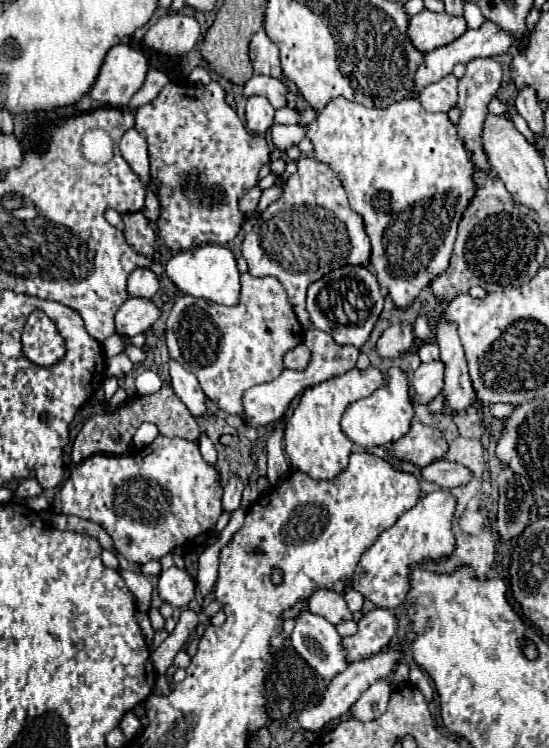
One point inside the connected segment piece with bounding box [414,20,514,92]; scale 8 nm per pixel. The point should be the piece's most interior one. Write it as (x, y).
(488, 40)

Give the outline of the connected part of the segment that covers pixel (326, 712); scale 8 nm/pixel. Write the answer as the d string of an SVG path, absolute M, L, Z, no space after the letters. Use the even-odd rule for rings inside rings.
M386 650L386 652L380 652L380 654L370 656L370 658L366 658L366 660L352 662L344 672L340 672L340 674L328 684L328 688L326 688L326 692L324 692L324 698L322 698L322 702L320 702L318 706L306 708L306 710L302 710L302 712L298 714L300 726L302 726L304 730L314 730L314 732L316 732L316 730L320 730L324 724L328 724L330 720L340 718L342 714L346 714L346 712L352 708L352 704L360 698L360 694L362 694L364 690L368 690L378 678L386 678L386 676L392 672L392 668L394 668L394 664L398 662L398 658L400 658L400 652L390 652L390 650Z

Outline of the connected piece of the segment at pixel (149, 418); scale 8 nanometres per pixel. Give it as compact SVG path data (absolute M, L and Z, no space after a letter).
M164 384L164 388L160 388L158 392L154 392L150 396L136 396L136 398L132 398L132 402L124 404L122 408L118 408L114 412L104 412L104 414L88 418L86 424L82 426L80 434L74 440L72 460L76 464L80 464L84 458L90 458L96 452L124 454L128 450L128 444L132 442L134 432L144 422L156 424L162 436L180 436L180 438L186 438L186 440L198 440L200 434L202 434L202 430L198 428L194 416L184 406L184 402L174 394L174 390L170 386L166 388L166 384Z

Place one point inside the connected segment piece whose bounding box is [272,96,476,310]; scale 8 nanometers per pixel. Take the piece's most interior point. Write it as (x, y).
(407, 174)

